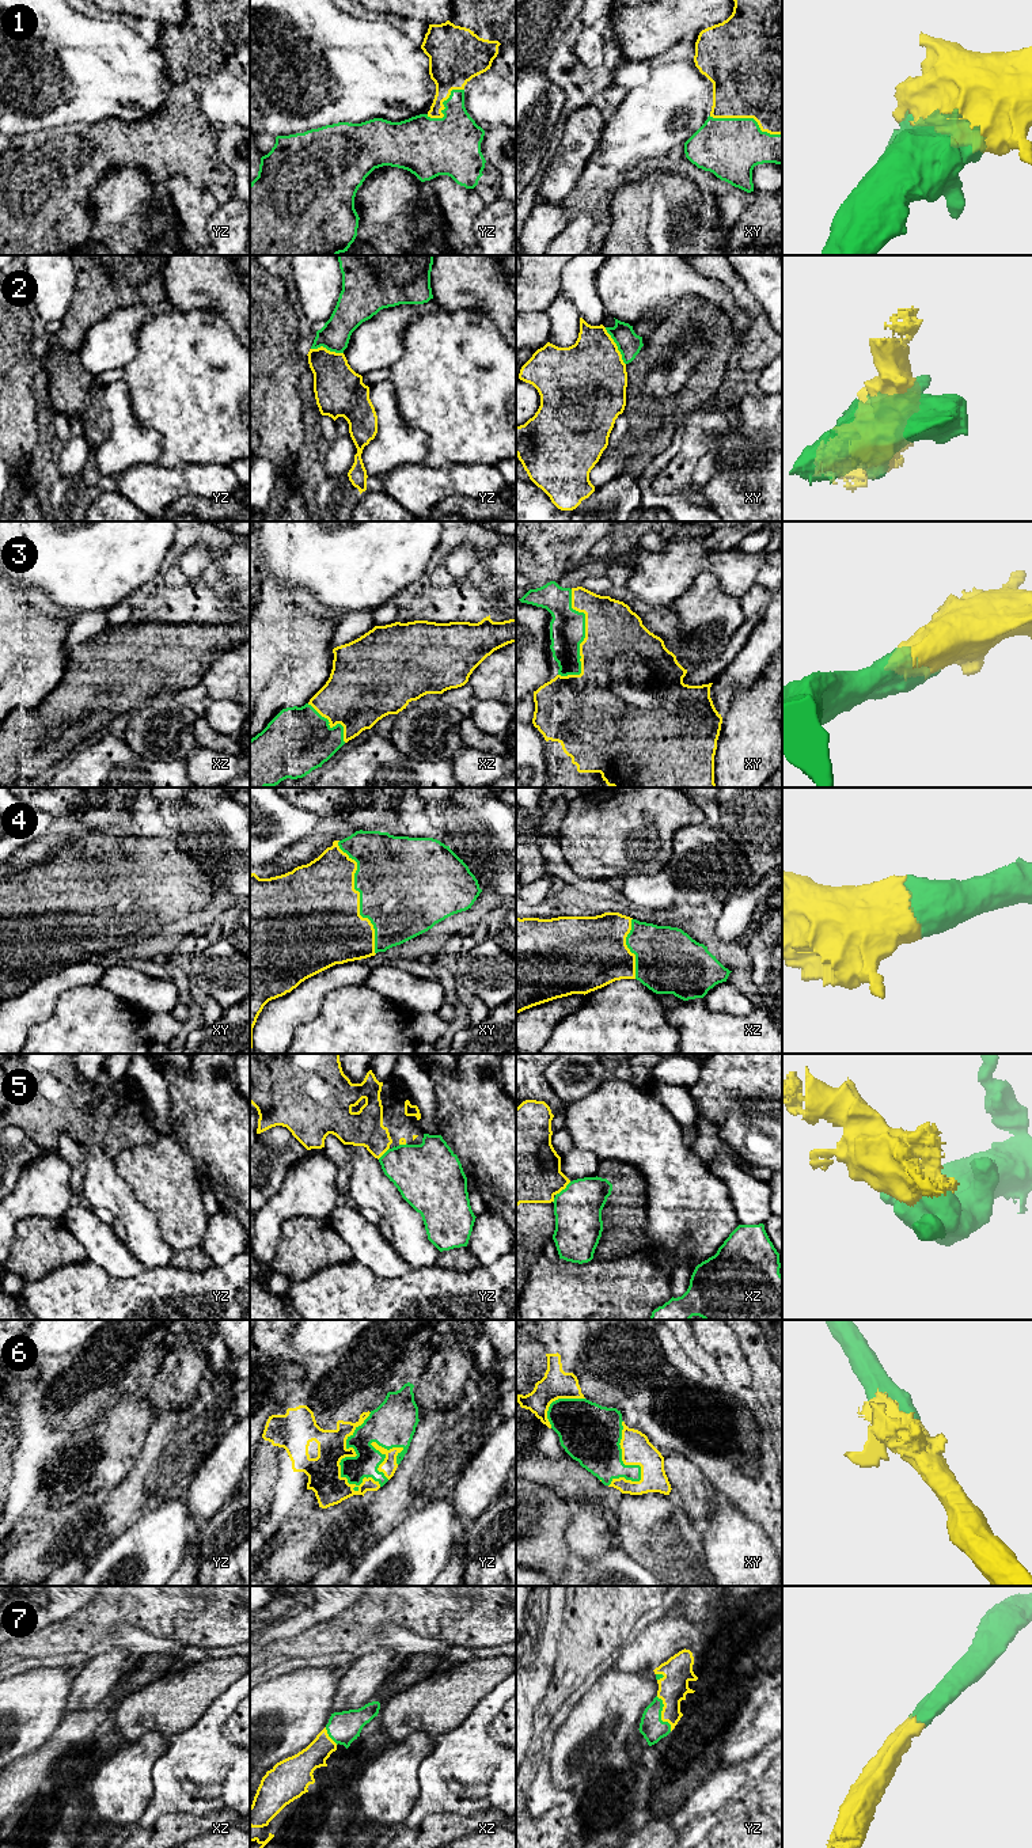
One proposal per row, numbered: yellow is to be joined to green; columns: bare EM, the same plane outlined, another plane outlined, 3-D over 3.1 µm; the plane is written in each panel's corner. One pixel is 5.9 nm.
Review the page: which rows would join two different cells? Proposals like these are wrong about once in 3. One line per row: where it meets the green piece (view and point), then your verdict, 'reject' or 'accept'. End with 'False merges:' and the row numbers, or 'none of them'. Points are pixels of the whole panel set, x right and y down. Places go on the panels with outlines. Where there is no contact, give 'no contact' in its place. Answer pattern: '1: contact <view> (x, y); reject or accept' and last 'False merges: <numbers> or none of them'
1: contact xy (747, 118); accept
2: contact xy (617, 345); reject
3: contact xy (584, 637); accept
4: contact xy (360, 898); accept
5: contact xz (562, 1190); reject
6: contact yz (353, 1457); accept
7: contact yz (660, 1714); accept
False merges: 2, 5

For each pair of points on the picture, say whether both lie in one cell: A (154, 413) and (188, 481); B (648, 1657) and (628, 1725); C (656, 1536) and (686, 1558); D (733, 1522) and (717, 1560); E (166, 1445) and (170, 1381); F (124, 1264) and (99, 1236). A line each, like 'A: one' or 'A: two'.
A: two
B: two
C: one
D: one
E: two
F: one

